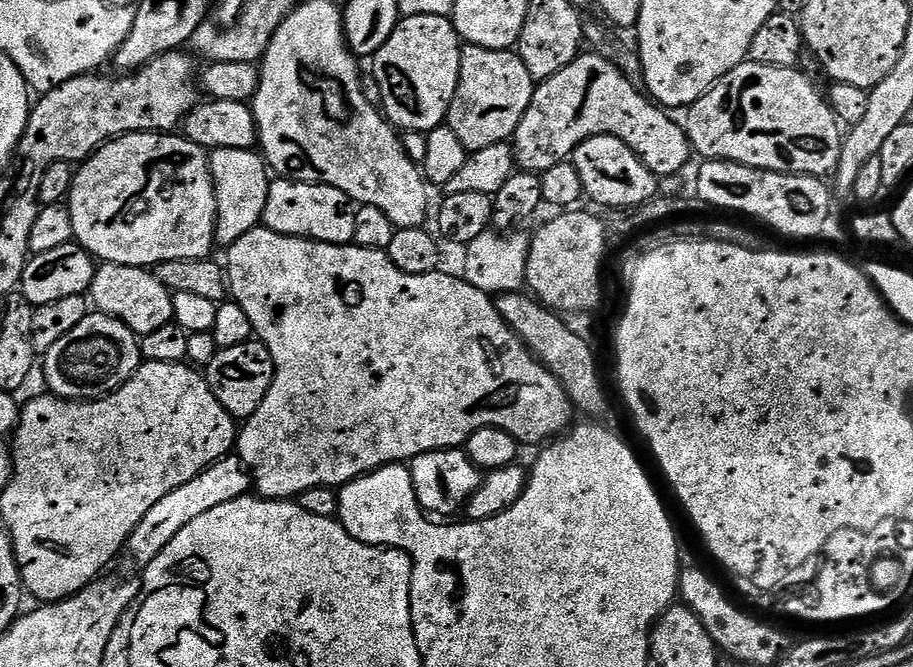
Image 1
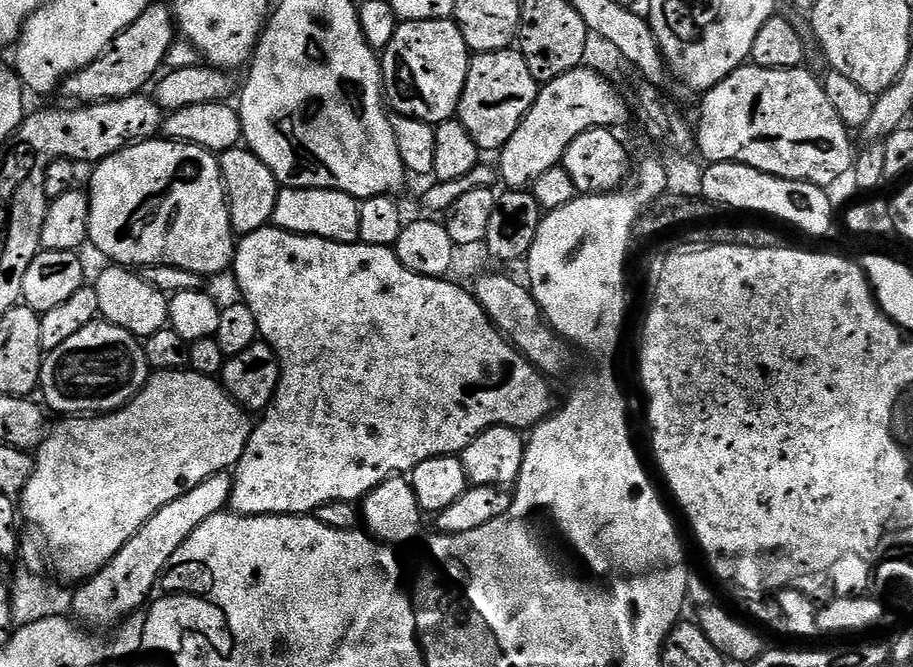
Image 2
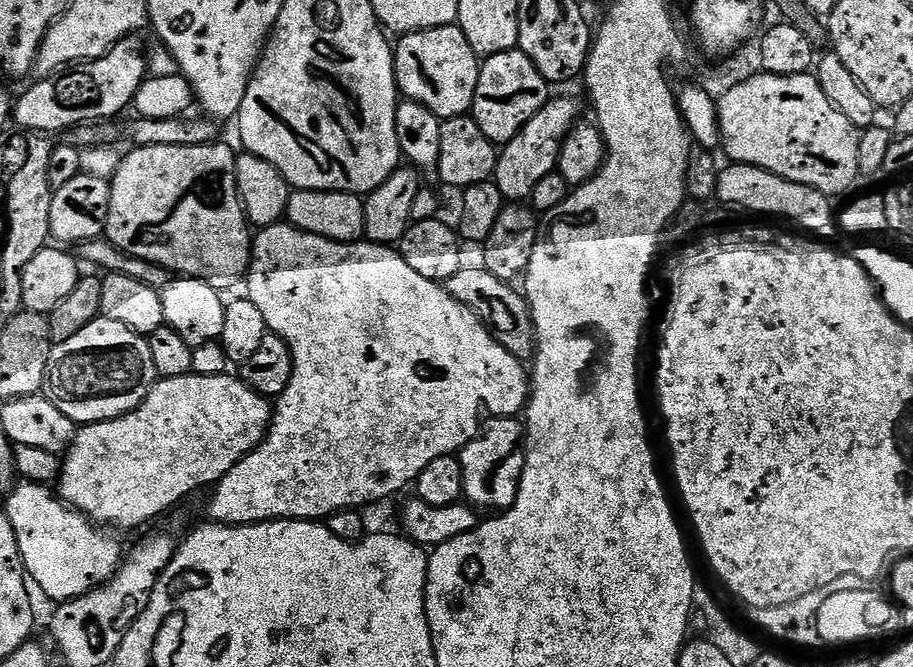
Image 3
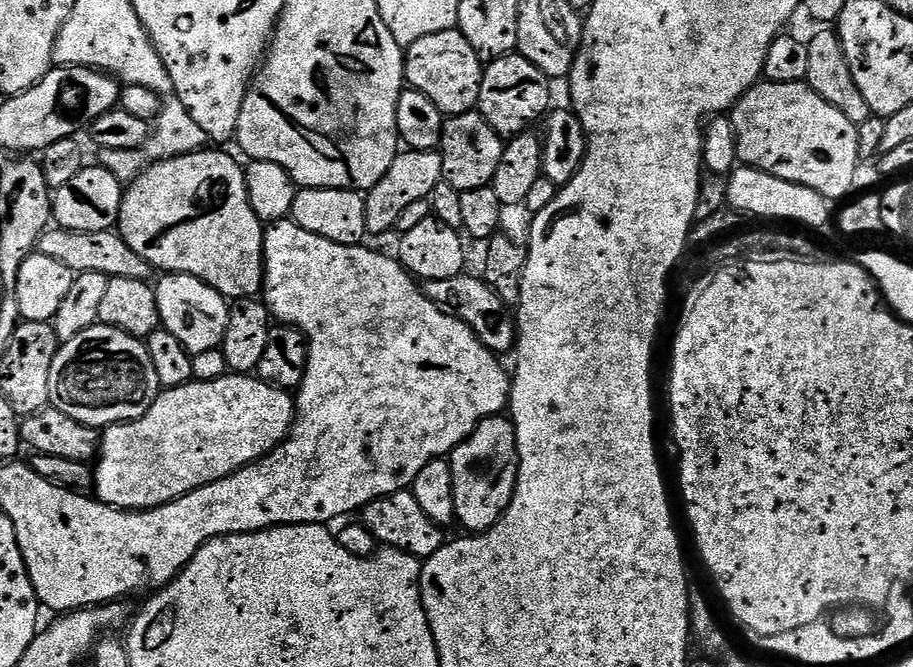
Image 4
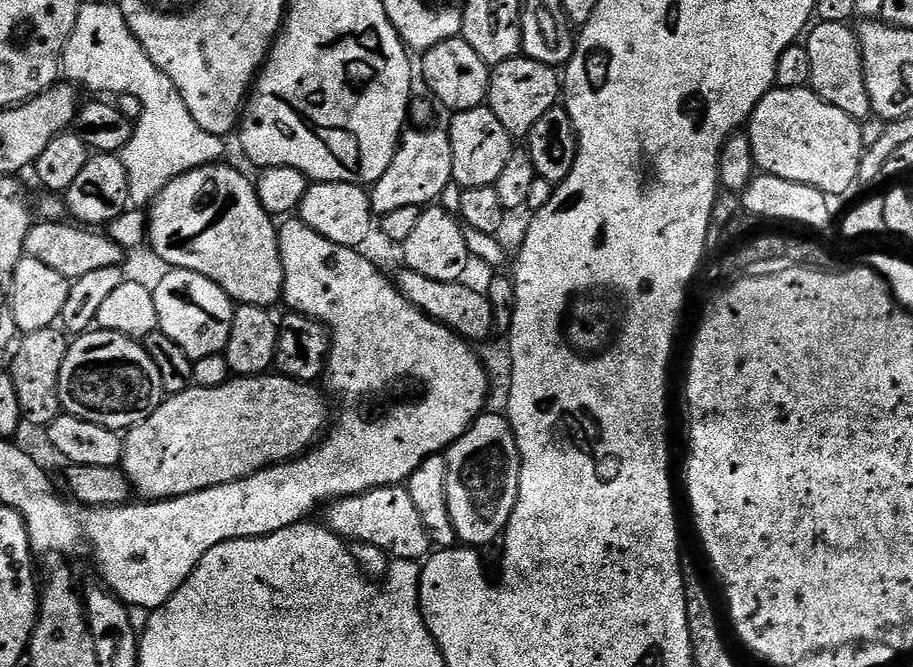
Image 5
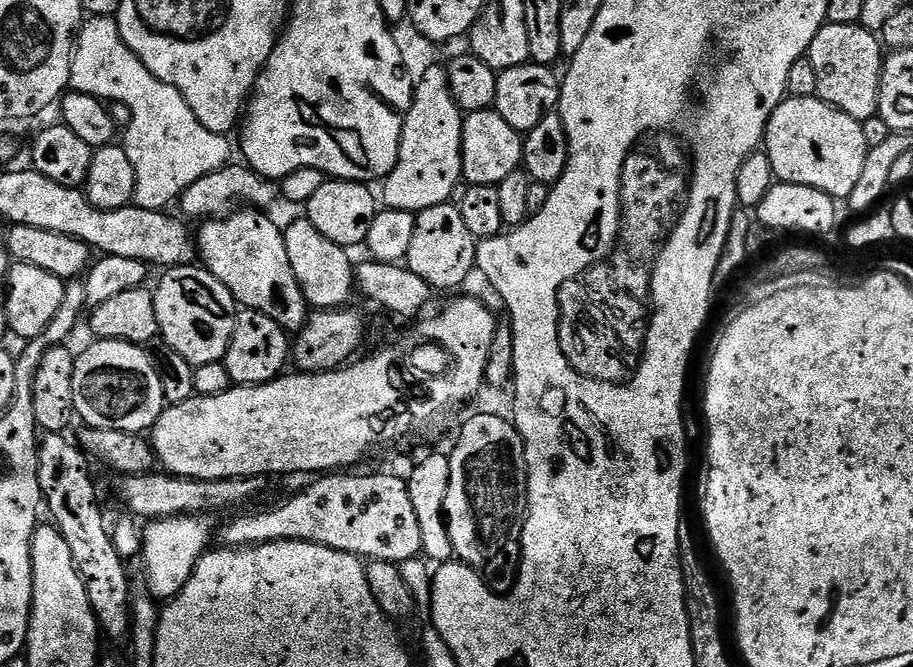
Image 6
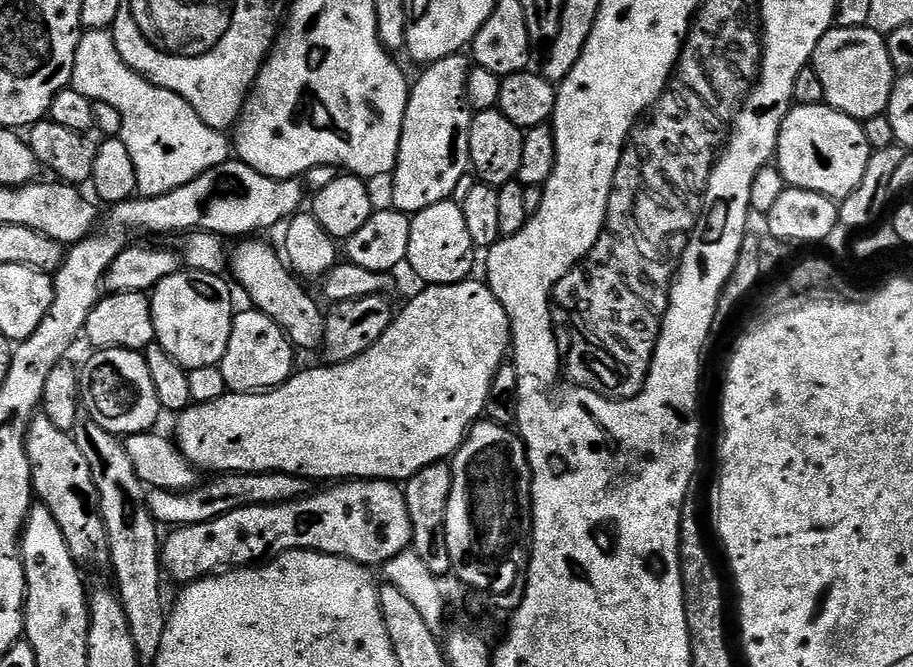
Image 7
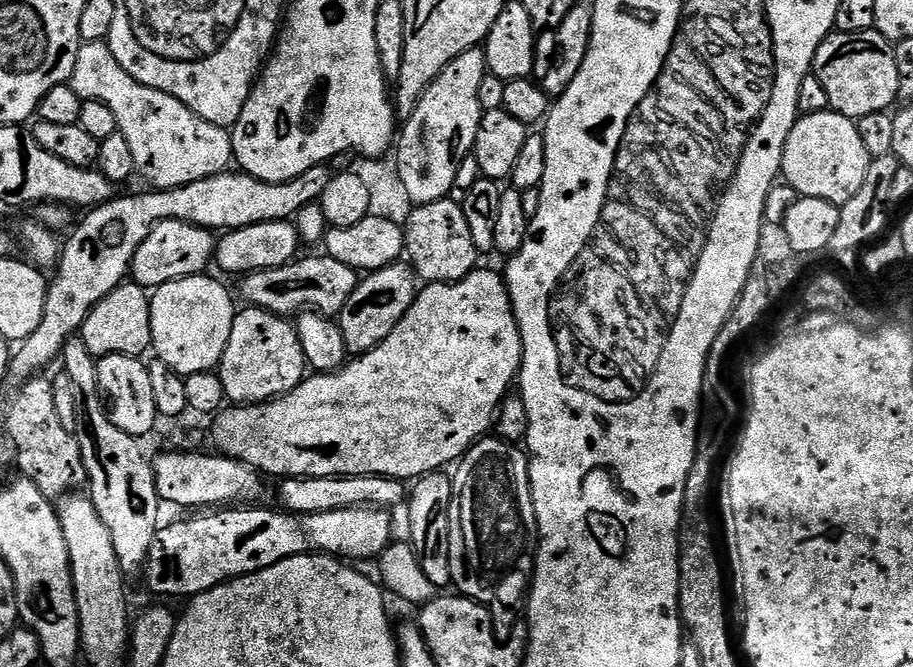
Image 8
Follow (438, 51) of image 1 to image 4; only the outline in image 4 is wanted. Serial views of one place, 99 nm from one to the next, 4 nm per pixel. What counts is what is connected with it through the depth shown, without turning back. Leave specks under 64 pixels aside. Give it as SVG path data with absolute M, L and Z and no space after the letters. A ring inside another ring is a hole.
M459 27L430 34L407 45L404 54L404 79L409 89L416 89L430 98L445 117L473 111L479 105L485 65L480 56L466 42Z

